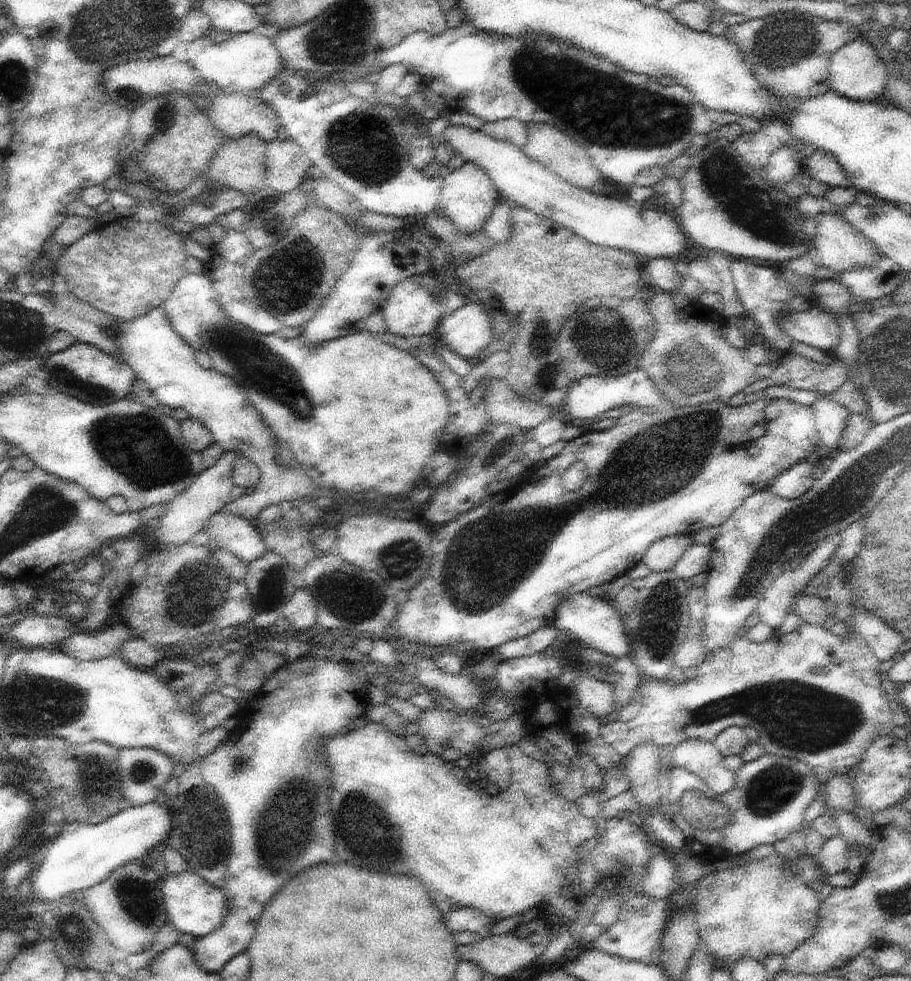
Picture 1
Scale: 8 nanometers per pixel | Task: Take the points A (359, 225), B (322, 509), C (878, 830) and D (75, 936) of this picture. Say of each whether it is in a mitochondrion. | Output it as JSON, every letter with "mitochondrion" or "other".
{"A":"other","B":"other","C":"other","D":"mitochondrion"}

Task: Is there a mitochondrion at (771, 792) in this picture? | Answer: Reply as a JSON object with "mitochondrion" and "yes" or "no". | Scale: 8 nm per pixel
{"mitochondrion":"yes"}

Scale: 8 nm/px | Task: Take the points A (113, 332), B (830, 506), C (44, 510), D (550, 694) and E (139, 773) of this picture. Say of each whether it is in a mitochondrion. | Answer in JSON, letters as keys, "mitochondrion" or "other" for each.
{"A":"other","B":"mitochondrion","C":"mitochondrion","D":"other","E":"mitochondrion"}

